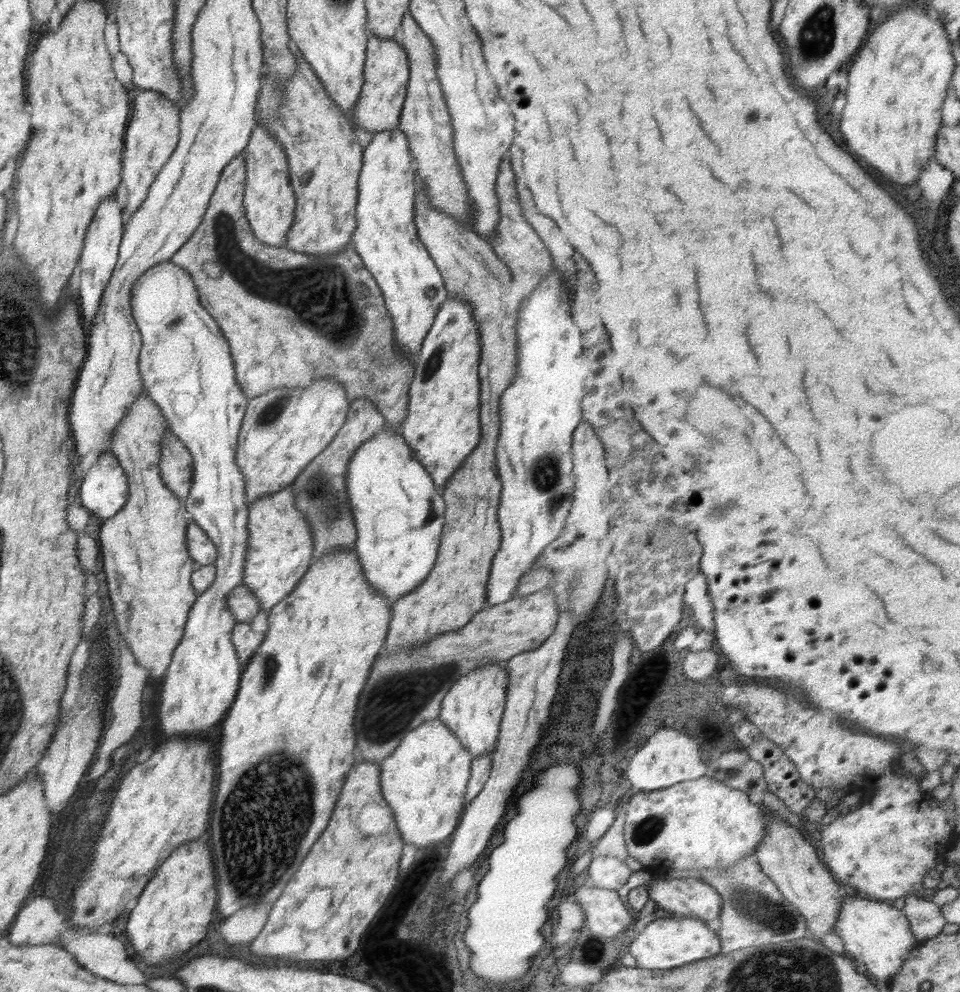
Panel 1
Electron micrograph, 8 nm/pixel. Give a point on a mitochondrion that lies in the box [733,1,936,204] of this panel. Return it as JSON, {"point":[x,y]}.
{"point":[816,38]}

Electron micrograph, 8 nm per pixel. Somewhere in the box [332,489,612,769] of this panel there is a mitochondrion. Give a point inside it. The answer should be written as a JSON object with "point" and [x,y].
{"point":[380,720]}

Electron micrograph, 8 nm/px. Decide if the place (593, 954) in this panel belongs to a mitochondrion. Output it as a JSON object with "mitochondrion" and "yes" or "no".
{"mitochondrion":"yes"}

